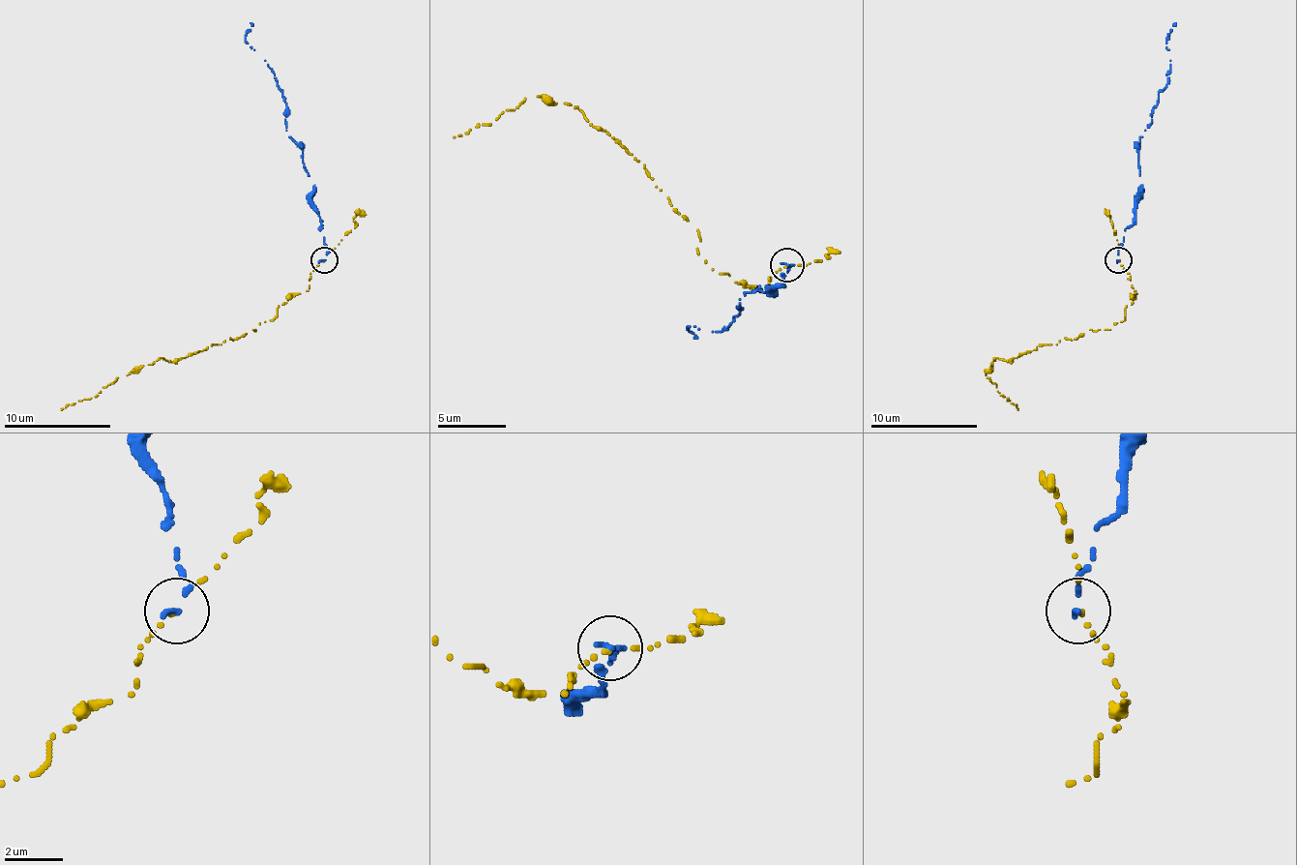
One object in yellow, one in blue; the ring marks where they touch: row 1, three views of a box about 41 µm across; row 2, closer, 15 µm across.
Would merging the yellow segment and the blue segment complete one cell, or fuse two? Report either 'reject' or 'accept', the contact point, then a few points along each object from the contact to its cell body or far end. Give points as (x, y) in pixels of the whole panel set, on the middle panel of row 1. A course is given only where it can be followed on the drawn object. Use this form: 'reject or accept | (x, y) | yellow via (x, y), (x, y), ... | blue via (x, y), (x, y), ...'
reject | (787, 265) | yellow via (786, 266), (766, 286), (719, 273), (697, 255), (697, 228), (643, 164), (568, 102), (524, 99), (453, 136) | blue via (786, 266), (776, 293), (755, 289), (722, 331), (688, 331), (697, 338)

